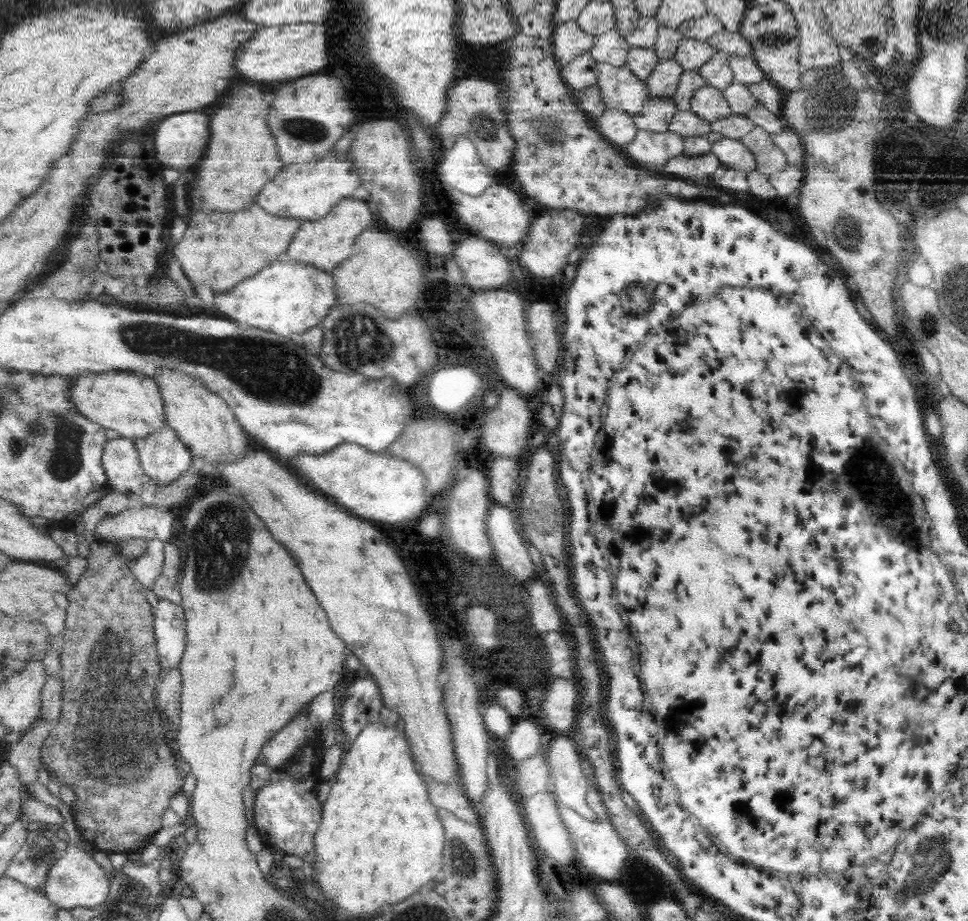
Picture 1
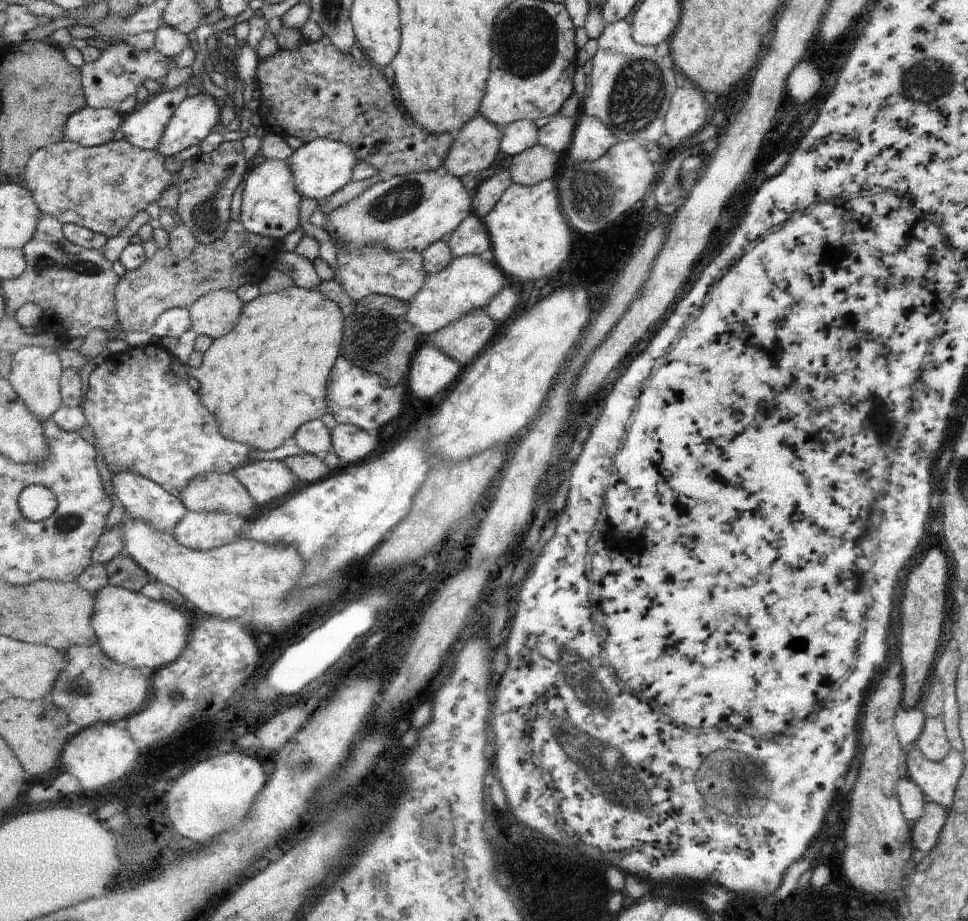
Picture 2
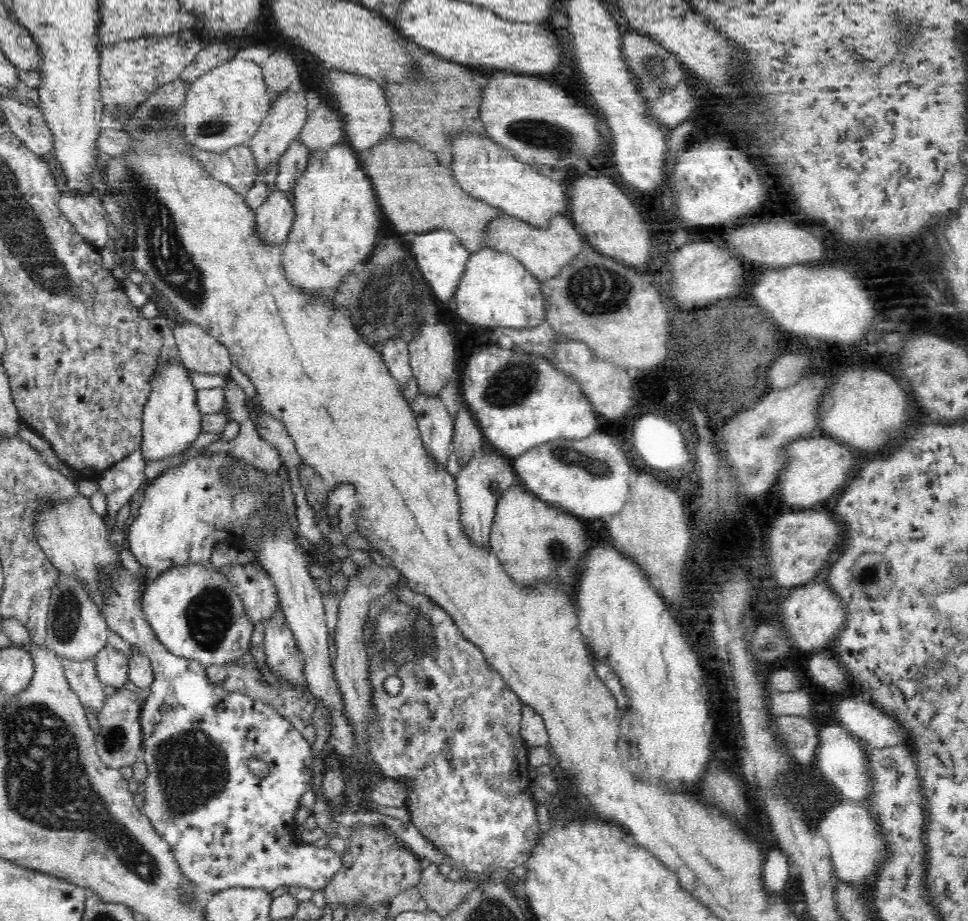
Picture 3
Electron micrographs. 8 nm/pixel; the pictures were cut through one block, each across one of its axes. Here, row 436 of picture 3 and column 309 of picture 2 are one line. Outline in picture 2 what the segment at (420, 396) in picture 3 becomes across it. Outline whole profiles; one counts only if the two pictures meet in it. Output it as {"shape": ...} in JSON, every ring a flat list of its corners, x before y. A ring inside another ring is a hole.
{"shape":[[320,419,305,423,294,436,295,442,305,453,323,456,333,450,332,429]]}

